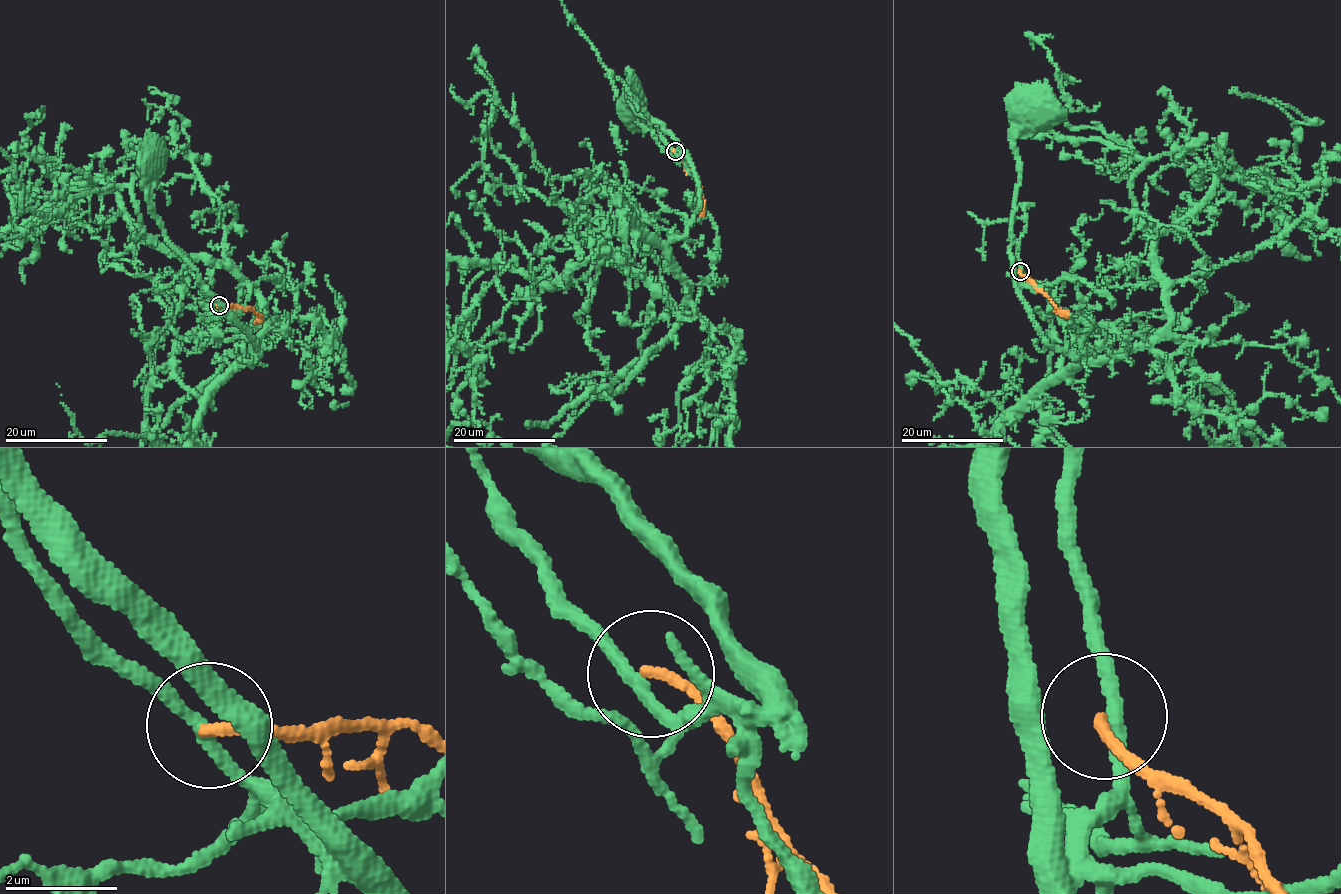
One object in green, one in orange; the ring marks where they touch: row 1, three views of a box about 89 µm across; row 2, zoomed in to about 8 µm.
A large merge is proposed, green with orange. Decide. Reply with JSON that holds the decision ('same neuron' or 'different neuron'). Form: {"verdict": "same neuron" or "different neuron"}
{"verdict": "different neuron"}

